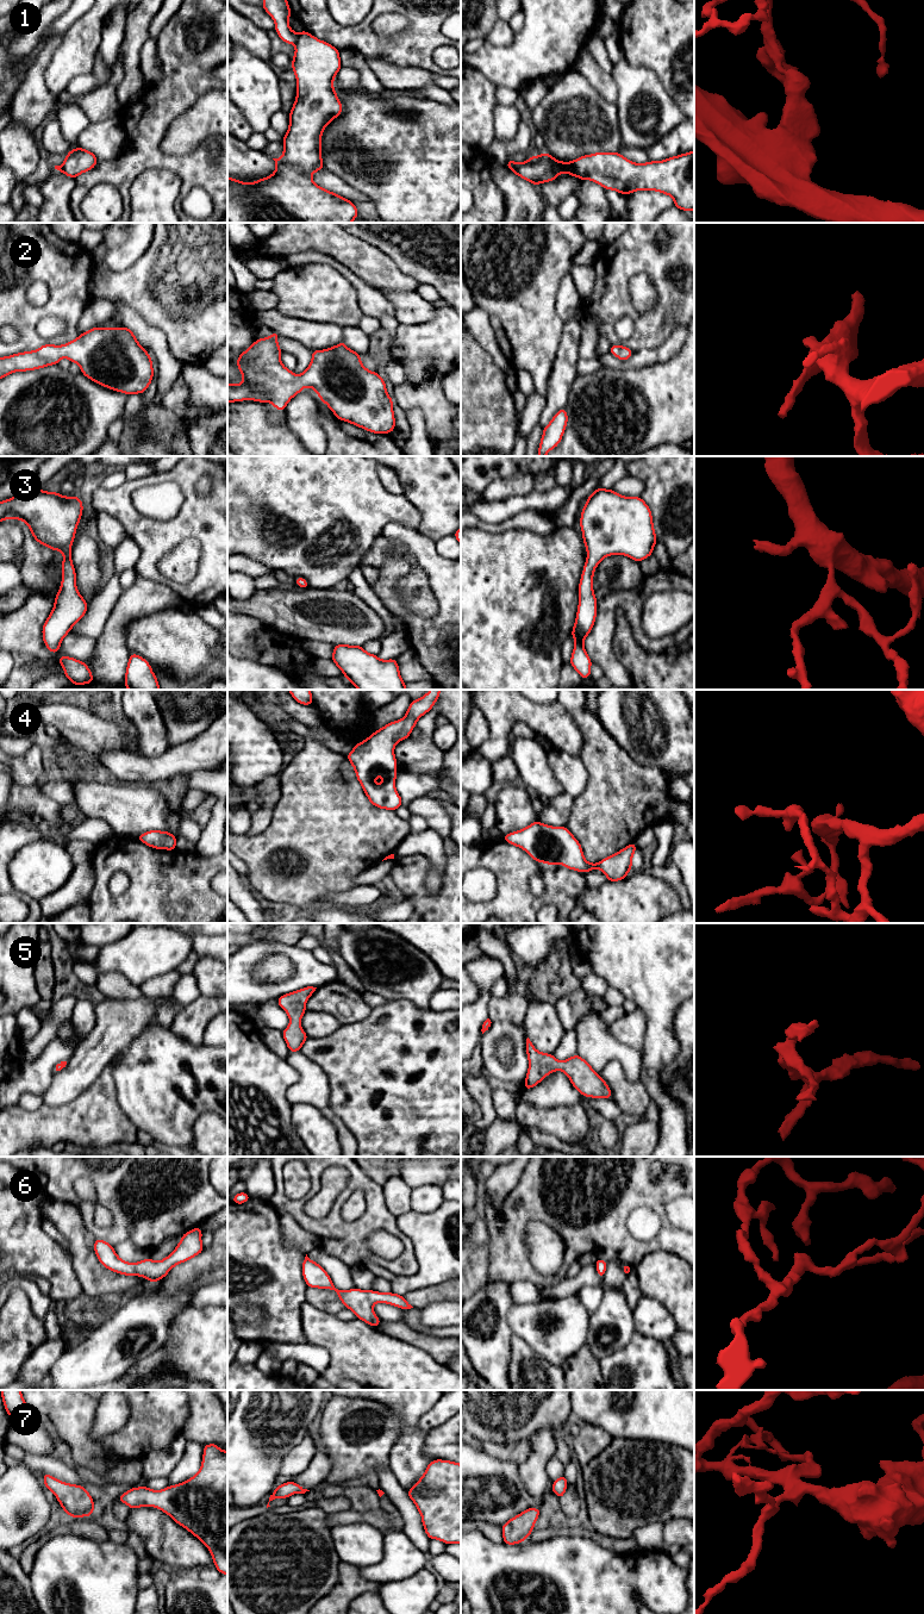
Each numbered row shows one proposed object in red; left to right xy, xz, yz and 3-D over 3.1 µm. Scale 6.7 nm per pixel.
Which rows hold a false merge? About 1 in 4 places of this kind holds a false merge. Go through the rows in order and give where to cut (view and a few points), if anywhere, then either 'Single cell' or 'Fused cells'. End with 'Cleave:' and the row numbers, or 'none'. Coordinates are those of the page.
1: Split along xz (297, 35), (294, 43). Fused cells
2: No split. Single cell
3: No split. Single cell
4: No split. Single cell
5: No split. Single cell
6: No split. Single cell
7: No split. Single cell
Cleave: 1

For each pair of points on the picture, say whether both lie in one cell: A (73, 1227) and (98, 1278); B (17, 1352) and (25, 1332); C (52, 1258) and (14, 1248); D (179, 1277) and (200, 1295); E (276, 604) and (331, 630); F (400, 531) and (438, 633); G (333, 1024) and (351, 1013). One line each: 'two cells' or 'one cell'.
A: one cell
B: one cell
C: one cell
D: two cells
E: one cell
F: one cell
G: two cells

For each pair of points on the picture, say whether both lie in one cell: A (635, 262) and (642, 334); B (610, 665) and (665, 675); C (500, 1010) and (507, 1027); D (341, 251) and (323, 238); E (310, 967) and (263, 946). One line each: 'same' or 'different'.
A: same
B: different
C: different
D: same
E: same

